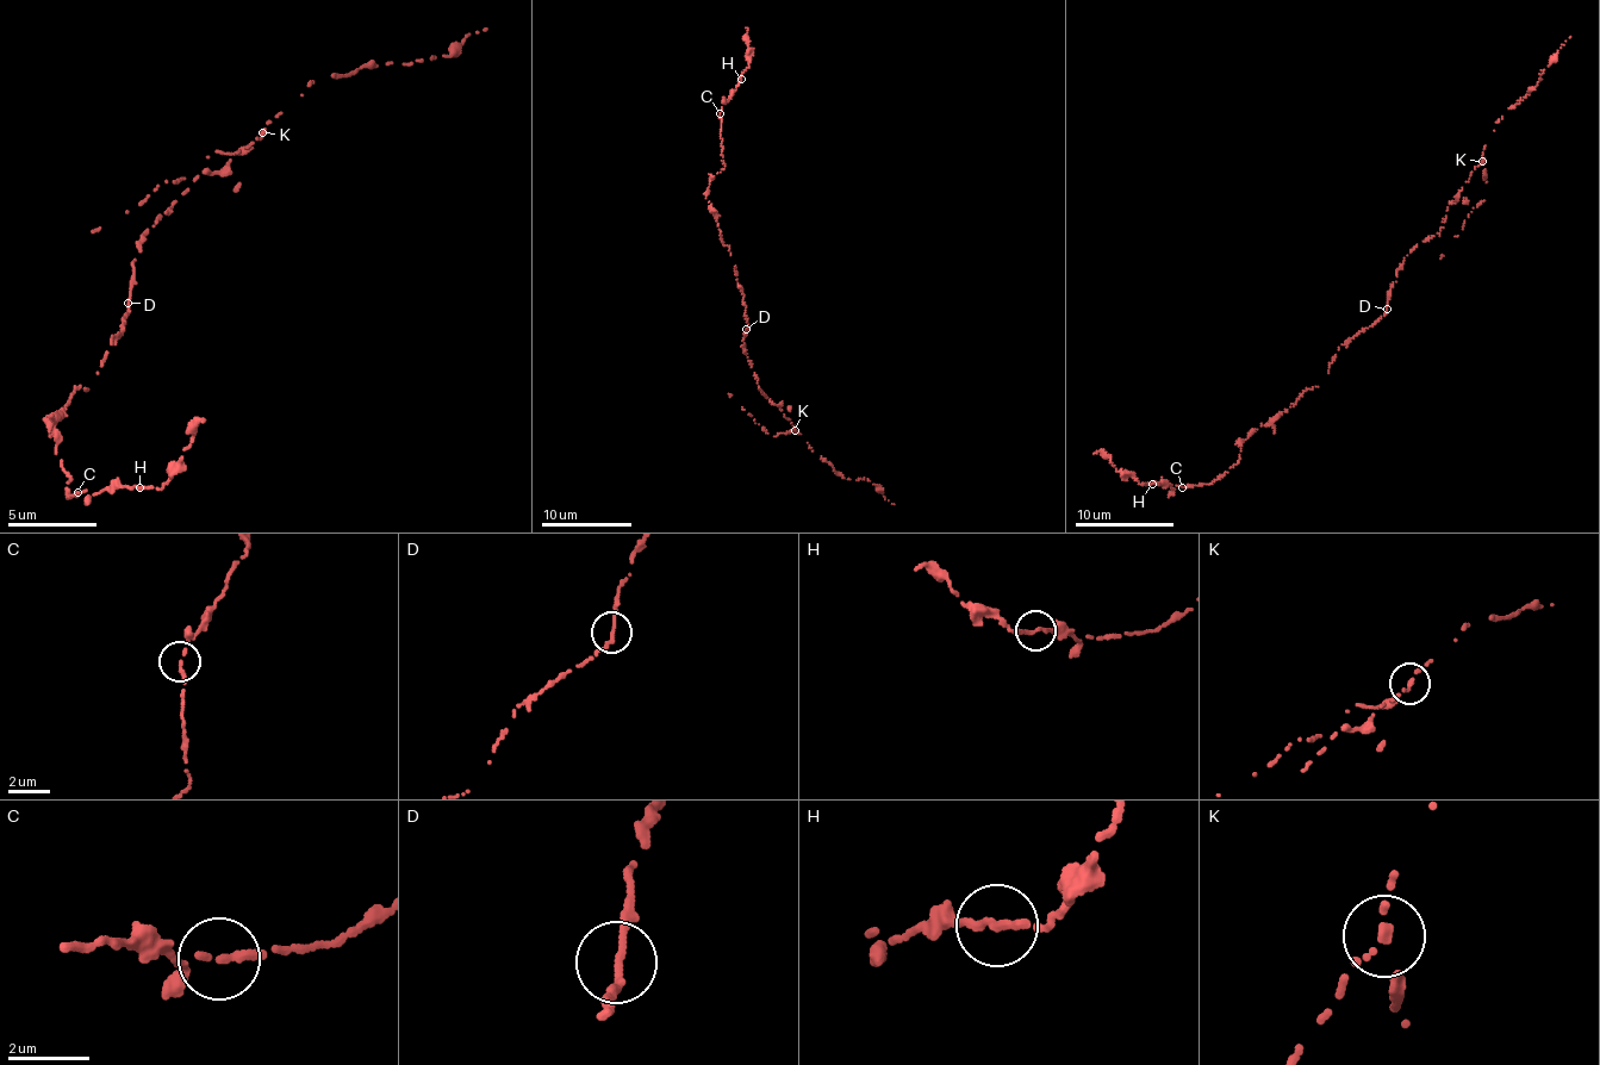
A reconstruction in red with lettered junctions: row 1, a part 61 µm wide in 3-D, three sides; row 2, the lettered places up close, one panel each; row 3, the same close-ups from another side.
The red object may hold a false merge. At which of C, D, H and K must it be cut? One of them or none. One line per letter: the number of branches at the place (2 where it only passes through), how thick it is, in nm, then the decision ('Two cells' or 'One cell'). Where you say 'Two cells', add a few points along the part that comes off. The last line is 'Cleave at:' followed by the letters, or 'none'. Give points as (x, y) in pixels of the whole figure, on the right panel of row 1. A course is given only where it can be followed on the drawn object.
C: Branches: 2. Thickness 170 nm. One cell
D: Branches: 2. Thickness 180 nm. One cell
H: Branches: 2. Thickness 180 nm. One cell
K: Branches: 2. Thickness 150 nm. Two cells. Course of the part to remove: (1481, 161), (1502, 117), (1530, 92), (1570, 37)
Cleave at: K

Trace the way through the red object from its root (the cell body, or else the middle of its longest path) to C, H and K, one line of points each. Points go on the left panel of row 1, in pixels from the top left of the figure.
C: (129, 310), (98, 375), (54, 419), (44, 419), (72, 480), (66, 498), (78, 492)
H: (129, 310), (98, 375), (44, 419), (72, 480), (66, 498), (86, 489), (87, 496), (139, 487)
K: (129, 310), (132, 263), (142, 234), (197, 175), (216, 173), (261, 131)

